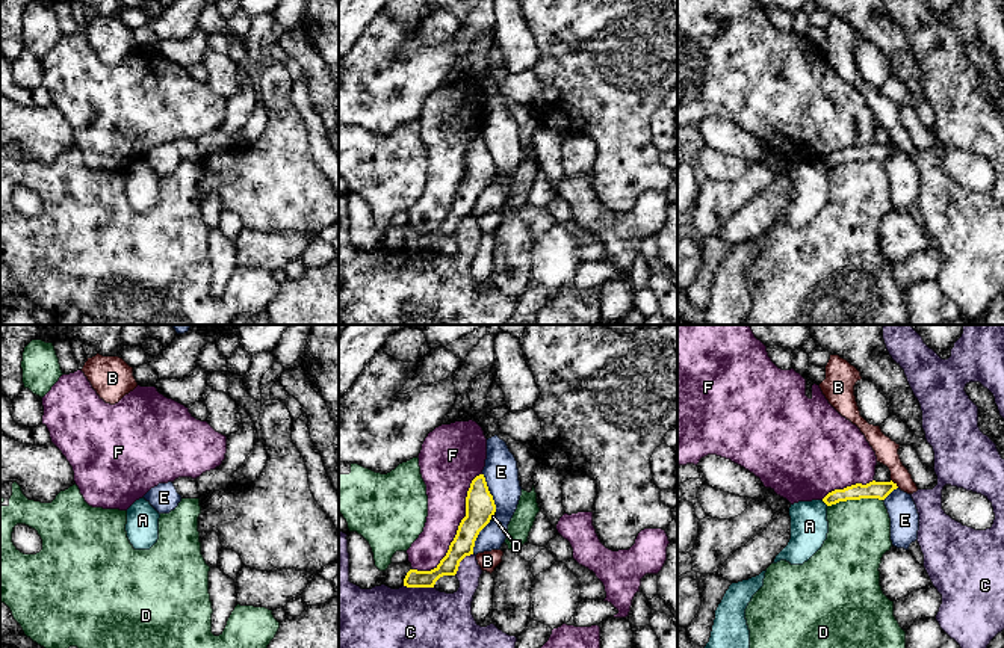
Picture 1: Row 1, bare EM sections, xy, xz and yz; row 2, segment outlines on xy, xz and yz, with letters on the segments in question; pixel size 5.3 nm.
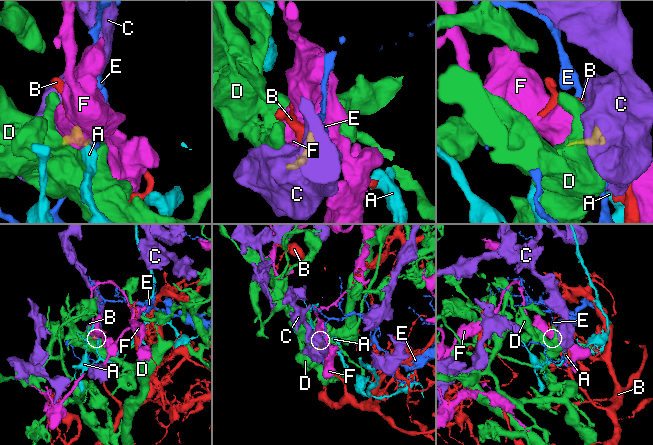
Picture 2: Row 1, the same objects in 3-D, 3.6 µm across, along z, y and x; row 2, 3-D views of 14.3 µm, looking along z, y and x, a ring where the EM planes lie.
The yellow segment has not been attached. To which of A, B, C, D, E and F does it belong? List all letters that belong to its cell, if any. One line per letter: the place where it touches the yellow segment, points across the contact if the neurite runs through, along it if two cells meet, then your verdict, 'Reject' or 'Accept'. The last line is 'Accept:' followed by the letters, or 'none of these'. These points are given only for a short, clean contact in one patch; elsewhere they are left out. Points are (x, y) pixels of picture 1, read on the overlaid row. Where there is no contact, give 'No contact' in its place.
A: Touches yellow at yz (824, 502). Path across: yz (858, 491), (838, 494), (824, 502), (809, 518), (809, 526). Accept
B: Touches yellow at yz (895, 484). Boundary: yz (891, 479), (898, 487). Reject
C: Touches yellow at xz (419, 586). Reject
D: Touches yellow at yz (855, 499). Boundary: yz (882, 499), (847, 499), (827, 506). Reject
E: Touches yellow at xz (489, 493). Boundary: xz (483, 473), (496, 511). Reject
F: Touches yellow at xz (457, 530). Reject
Accept: A

